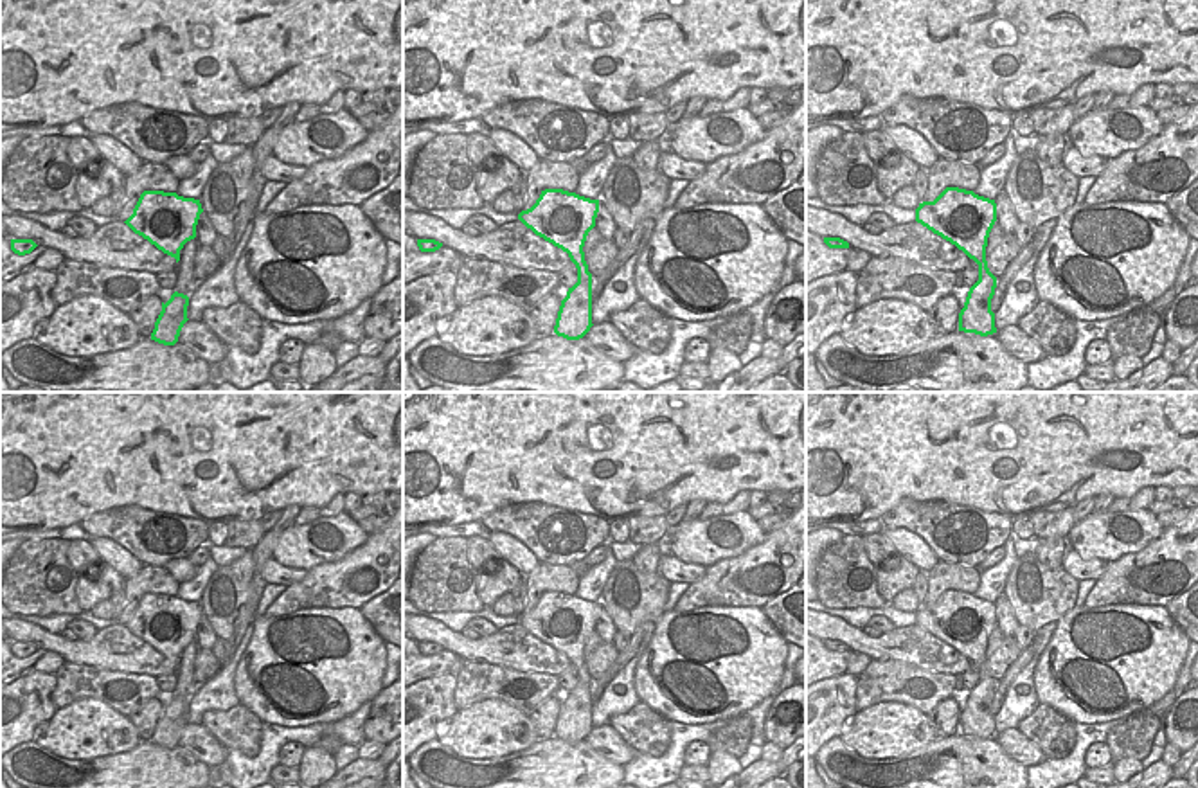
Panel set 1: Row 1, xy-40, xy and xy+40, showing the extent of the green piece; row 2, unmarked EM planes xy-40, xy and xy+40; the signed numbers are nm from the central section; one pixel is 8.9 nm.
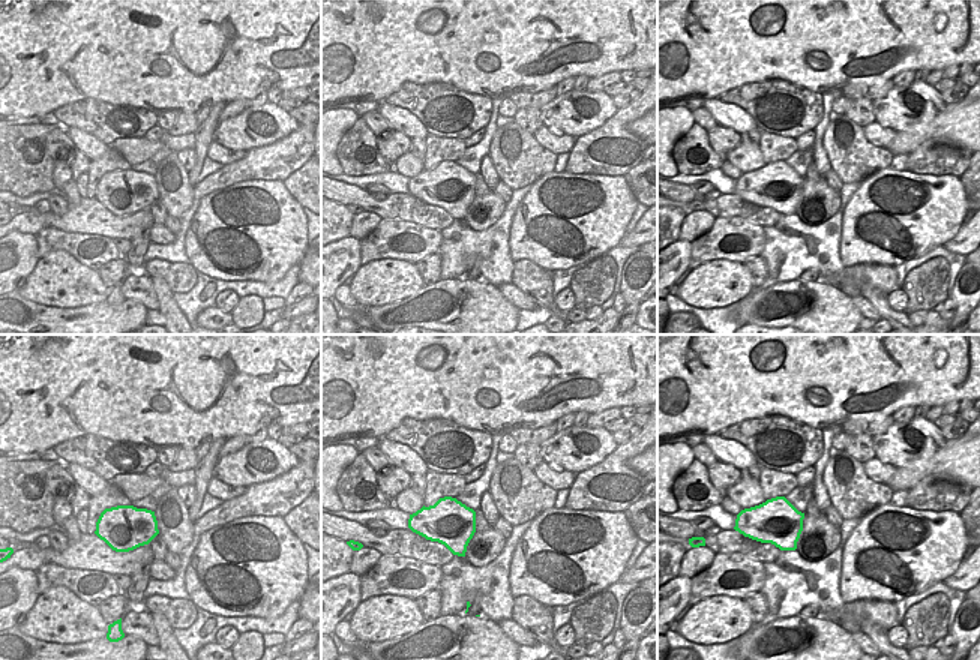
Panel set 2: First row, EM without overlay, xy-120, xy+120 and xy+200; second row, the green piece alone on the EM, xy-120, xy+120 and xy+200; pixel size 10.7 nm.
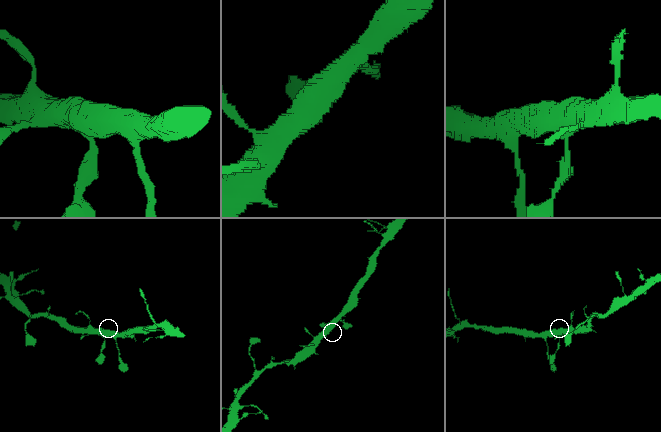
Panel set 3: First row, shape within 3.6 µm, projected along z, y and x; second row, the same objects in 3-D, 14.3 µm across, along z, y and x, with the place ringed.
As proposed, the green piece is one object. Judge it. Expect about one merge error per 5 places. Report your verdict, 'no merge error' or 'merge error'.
no merge error

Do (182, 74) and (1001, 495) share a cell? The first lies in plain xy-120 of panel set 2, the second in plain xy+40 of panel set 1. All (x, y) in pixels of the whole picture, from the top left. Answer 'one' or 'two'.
one

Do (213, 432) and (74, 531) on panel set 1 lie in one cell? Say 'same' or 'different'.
different

